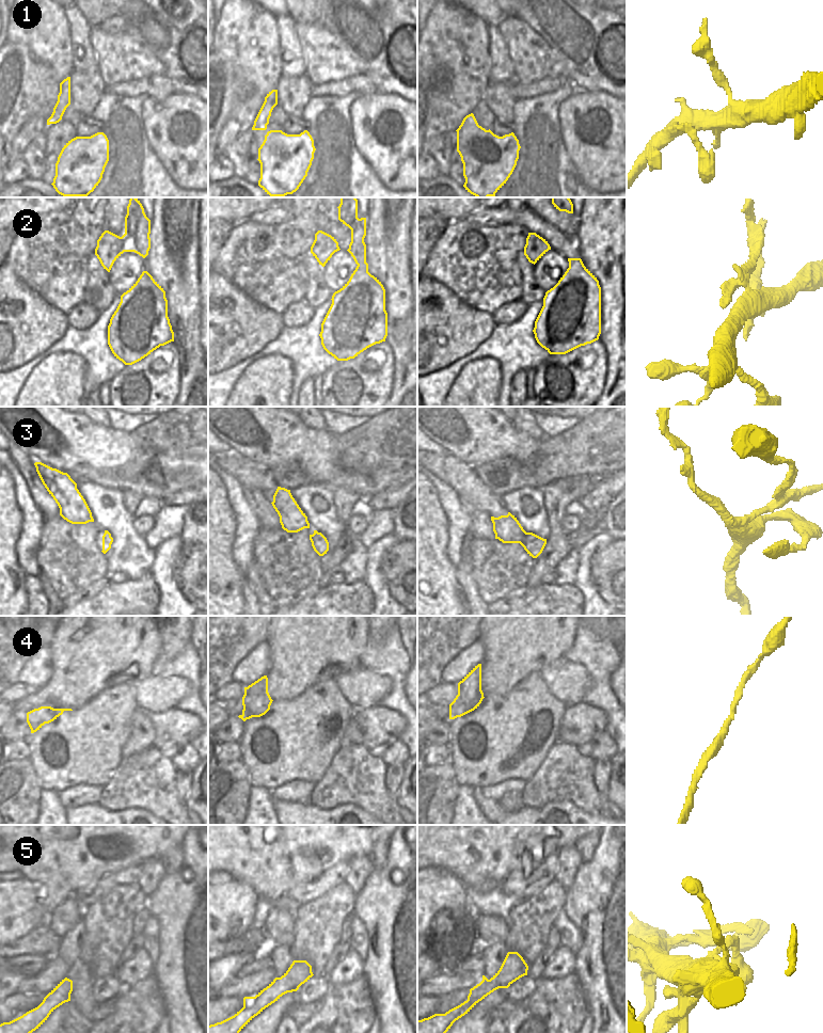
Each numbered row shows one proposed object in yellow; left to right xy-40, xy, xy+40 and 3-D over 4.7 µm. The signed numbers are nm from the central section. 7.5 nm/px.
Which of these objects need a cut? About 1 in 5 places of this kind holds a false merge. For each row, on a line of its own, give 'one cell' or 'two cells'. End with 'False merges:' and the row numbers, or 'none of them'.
1: one cell
2: two cells
3: two cells
4: one cell
5: one cell
False merges: 2, 3

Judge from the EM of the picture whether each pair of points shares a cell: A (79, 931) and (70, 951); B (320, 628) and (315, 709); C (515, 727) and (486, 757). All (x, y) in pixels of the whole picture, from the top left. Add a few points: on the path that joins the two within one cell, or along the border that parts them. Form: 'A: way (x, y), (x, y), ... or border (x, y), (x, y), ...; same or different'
A: way (75, 936), (70, 946); same
B: border (333, 678), (327, 678), (312, 684), (297, 697); different
C: way (507, 734), (492, 749); same

